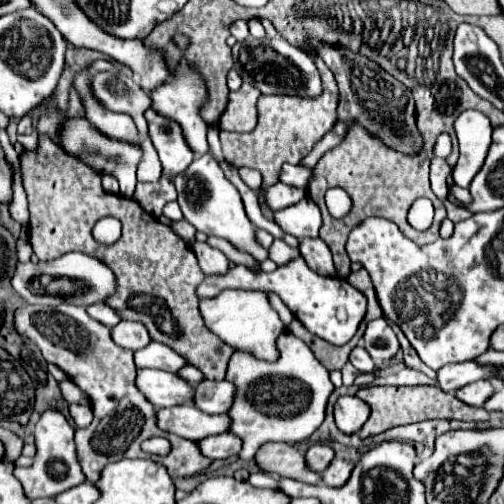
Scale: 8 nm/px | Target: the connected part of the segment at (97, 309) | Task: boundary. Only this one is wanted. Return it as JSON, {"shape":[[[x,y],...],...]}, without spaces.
{"shape":[[[99,303],[99,305],[89,305],[89,307],[87,307],[87,313],[89,313],[93,319],[97,319],[99,323],[107,325],[107,327],[115,327],[115,325],[121,321],[121,317],[117,317],[117,313],[115,313],[109,305],[103,305],[103,303]]]}

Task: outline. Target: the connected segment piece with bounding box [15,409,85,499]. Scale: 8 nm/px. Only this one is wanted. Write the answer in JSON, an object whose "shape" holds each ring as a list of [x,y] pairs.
{"shape":[[[47,409],[41,419],[37,421],[33,435],[37,445],[37,455],[33,461],[33,467],[21,467],[15,469],[15,477],[21,481],[23,489],[27,491],[27,497],[55,497],[75,485],[81,485],[85,481],[85,475],[81,473],[81,465],[77,461],[77,449],[73,441],[75,429],[67,423],[65,415],[59,409]]]}

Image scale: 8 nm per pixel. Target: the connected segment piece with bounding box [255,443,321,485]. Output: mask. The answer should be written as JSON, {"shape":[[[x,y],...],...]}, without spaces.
{"shape":[[[265,443],[255,455],[255,459],[257,465],[267,473],[275,473],[279,477],[291,477],[313,485],[321,483],[321,475],[313,473],[305,465],[305,455],[289,443]]]}

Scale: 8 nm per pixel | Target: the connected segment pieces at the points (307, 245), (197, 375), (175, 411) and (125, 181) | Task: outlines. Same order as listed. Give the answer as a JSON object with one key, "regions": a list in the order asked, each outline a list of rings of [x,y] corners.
{"regions":[[[[301,239],[299,253],[315,273],[325,275],[325,277],[337,275],[333,261],[331,261],[329,247],[325,245],[325,241],[321,241],[321,239]]],[[[185,367],[185,369],[181,369],[181,371],[179,371],[179,377],[183,377],[185,381],[189,381],[189,383],[193,383],[193,385],[197,385],[201,379],[205,379],[203,373],[201,373],[199,369],[195,369],[195,367]]],[[[175,405],[157,411],[157,425],[179,437],[199,441],[229,431],[231,417],[201,413],[195,405]]],[[[65,117],[65,125],[61,125],[61,129],[59,129],[59,141],[61,141],[61,149],[69,157],[85,163],[99,175],[115,177],[119,181],[121,195],[123,197],[131,195],[131,191],[135,189],[135,183],[137,183],[135,171],[141,161],[141,145],[127,143],[127,141],[113,141],[111,137],[97,133],[97,129],[93,129],[93,125],[89,125],[87,117]]]]}

